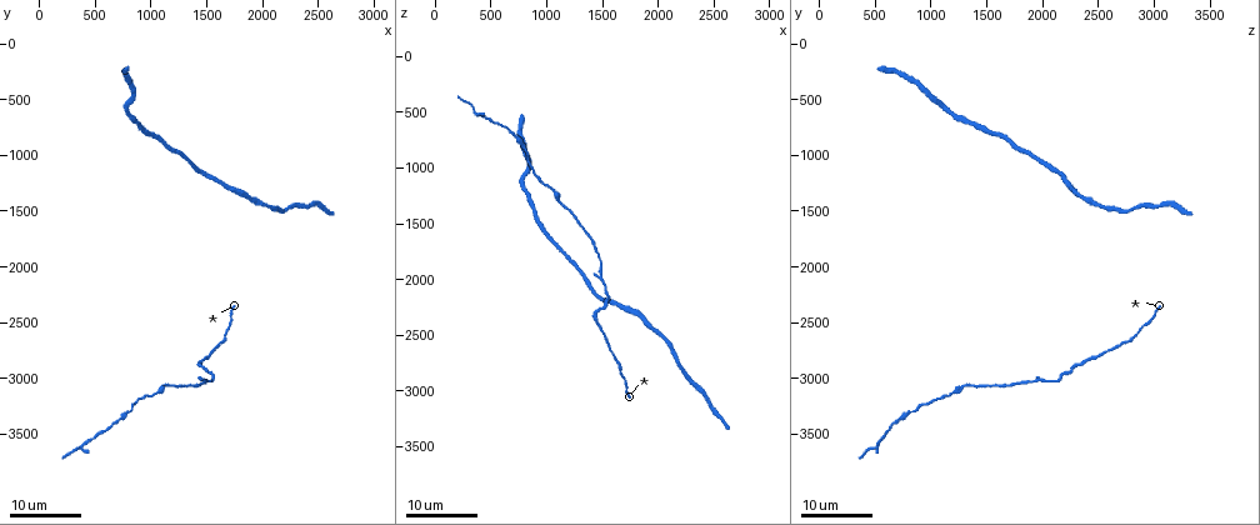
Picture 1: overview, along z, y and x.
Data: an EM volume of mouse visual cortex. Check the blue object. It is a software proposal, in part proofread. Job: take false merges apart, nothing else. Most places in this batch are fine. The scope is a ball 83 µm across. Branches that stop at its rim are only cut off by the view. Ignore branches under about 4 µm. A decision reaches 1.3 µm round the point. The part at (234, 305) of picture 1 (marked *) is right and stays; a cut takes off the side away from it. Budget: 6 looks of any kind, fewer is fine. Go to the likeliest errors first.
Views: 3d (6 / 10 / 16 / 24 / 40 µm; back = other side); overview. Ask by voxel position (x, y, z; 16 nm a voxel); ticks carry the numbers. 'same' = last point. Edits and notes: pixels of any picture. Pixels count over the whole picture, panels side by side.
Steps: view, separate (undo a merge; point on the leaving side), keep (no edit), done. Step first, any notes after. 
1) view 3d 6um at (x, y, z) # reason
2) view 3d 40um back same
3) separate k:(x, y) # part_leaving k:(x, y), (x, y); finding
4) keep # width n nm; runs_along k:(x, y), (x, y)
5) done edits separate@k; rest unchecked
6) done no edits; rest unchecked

view 3d 16um at (780, 3320, 800) # thick turns thin

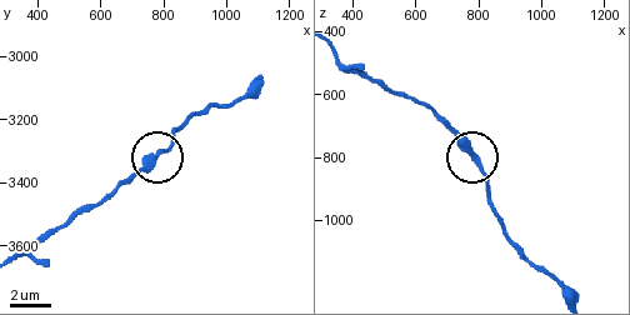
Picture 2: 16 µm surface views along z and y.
view 3d 6um at (800, 3300, 820) # closer look

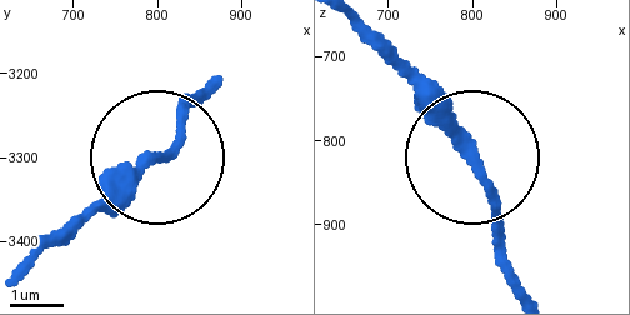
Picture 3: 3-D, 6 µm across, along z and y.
view 3d 6um back at (795, 3295, 820) # other side

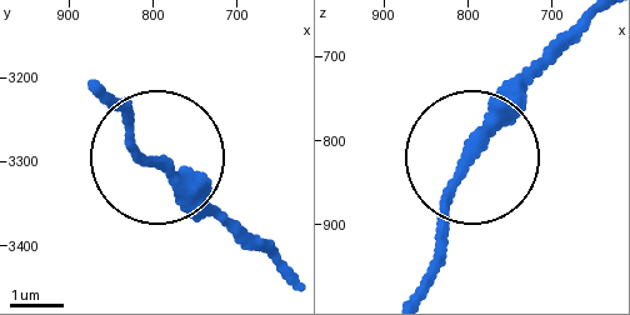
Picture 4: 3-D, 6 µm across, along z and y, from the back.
keep # runs_along 4:(414, 293), (473, 145), (558, 55); continuous, no second neuron

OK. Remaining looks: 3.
view 3d 24um at (1380, 3040, 1620) # sudden change in width

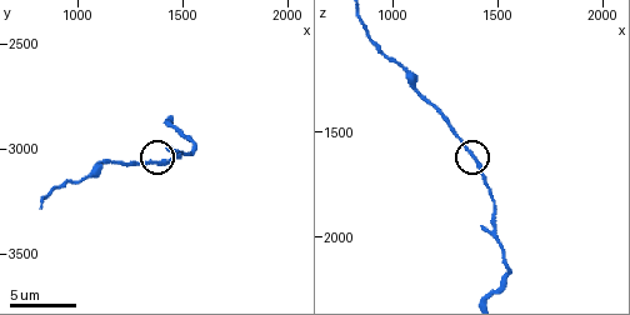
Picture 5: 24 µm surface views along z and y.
view 3d 10um at (1370, 3060, 1590)

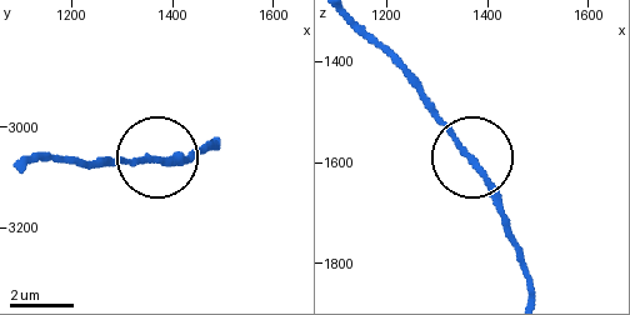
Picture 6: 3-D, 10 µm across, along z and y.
view 3d 10um back at (1370, 3065, 1590)

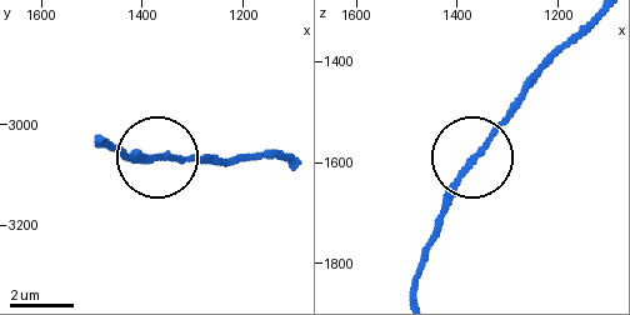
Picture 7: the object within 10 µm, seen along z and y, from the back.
keep # runs_along 7:(98, 136), (149, 160), (224, 160); all the same neuron

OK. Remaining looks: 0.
done no edits; rest unchecked

